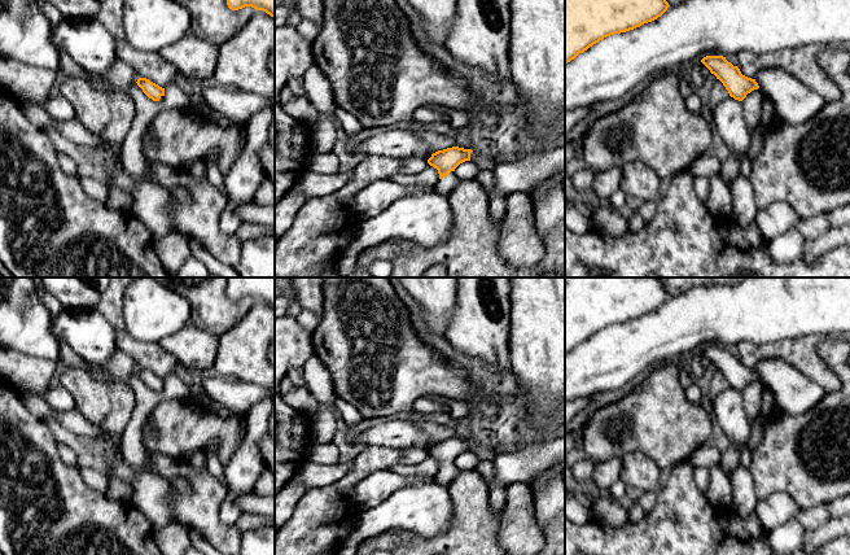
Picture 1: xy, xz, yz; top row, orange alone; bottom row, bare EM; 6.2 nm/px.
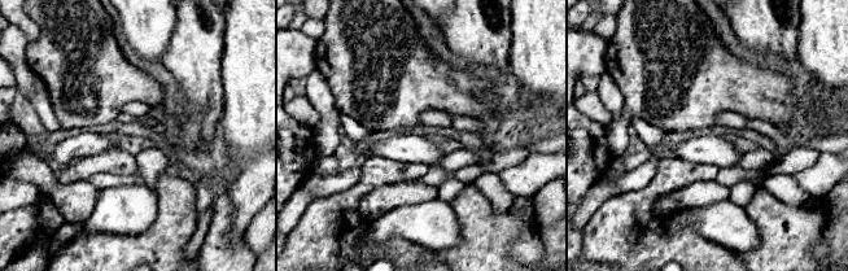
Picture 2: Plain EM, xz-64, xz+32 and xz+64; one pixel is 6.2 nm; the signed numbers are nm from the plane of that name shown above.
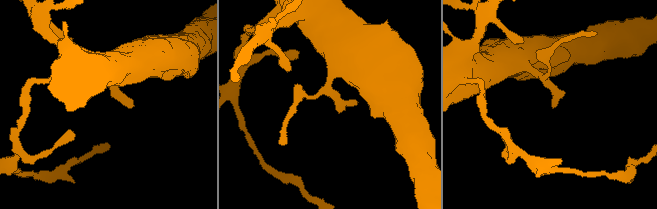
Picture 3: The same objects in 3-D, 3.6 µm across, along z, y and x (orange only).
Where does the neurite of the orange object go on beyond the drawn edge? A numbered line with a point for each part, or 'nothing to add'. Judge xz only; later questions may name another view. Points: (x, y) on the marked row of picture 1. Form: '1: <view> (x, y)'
1: xz (445, 186)

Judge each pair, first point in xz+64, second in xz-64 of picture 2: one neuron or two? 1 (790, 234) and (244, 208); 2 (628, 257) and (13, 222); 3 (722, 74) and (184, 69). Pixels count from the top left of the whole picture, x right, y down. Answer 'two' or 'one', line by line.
1: two
2: one
3: two

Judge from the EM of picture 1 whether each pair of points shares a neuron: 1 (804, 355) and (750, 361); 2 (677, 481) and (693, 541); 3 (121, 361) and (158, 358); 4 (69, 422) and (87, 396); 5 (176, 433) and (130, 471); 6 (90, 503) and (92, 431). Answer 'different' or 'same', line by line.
1: same
2: same
3: different
4: different
5: different
6: different

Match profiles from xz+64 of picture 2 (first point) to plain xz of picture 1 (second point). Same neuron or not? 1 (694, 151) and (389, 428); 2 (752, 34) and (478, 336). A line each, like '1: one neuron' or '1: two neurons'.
1: one neuron
2: one neuron

